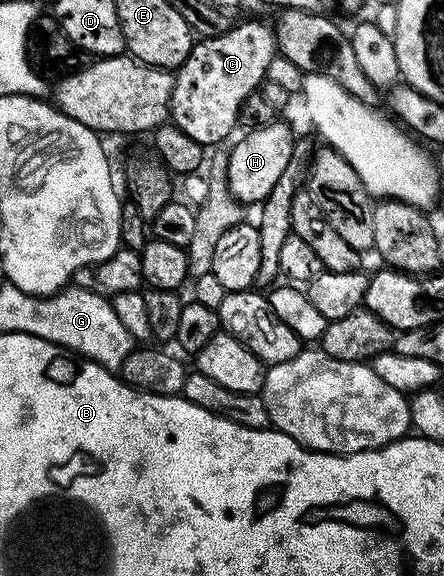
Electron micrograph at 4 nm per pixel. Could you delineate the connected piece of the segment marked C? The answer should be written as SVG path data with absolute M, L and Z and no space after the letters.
M261 21L233 25L215 36L196 40L185 63L174 74L170 120L185 131L189 139L197 139L197 143L204 147L226 142L226 137L237 129L241 103L260 88L274 57L277 57L277 37L272 26L270 29Z

